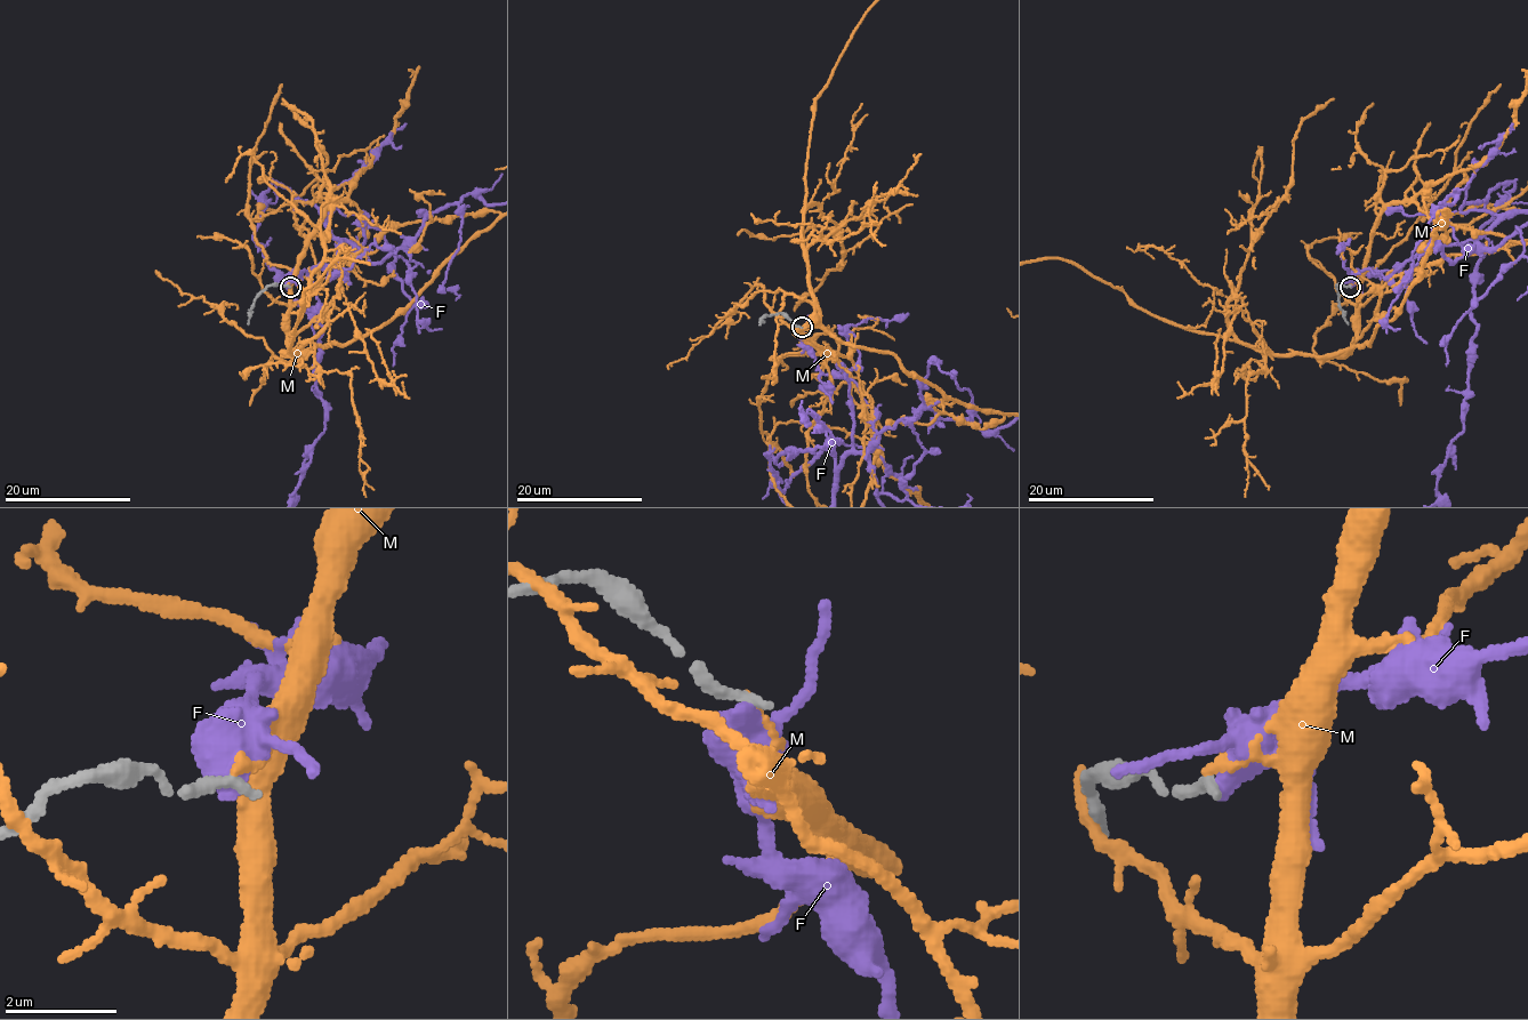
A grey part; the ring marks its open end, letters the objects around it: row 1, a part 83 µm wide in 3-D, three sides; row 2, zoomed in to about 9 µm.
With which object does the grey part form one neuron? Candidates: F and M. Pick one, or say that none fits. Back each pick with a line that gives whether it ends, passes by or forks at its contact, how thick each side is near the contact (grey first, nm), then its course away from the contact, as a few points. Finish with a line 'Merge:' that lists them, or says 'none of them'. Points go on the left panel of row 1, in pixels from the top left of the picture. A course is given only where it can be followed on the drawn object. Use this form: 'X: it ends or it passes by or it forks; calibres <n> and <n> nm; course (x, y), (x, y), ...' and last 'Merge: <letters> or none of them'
Merge: none of them

